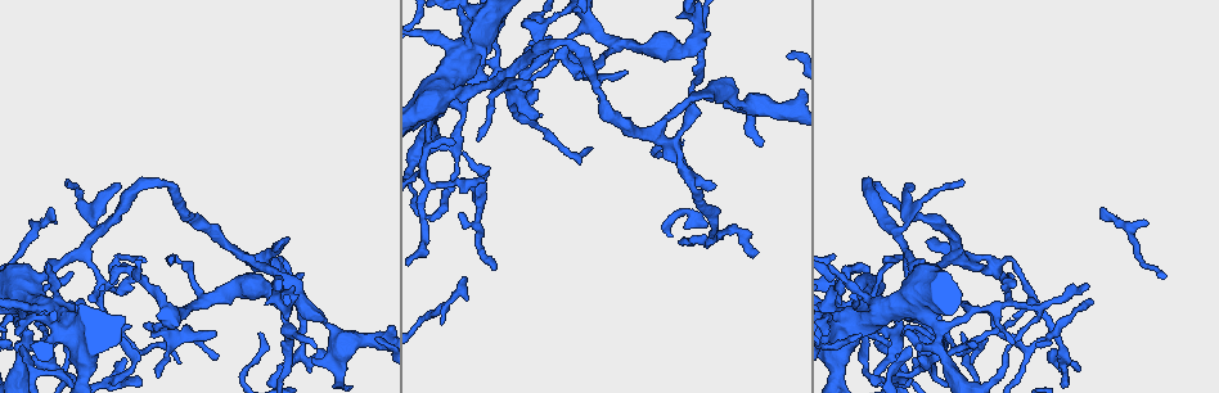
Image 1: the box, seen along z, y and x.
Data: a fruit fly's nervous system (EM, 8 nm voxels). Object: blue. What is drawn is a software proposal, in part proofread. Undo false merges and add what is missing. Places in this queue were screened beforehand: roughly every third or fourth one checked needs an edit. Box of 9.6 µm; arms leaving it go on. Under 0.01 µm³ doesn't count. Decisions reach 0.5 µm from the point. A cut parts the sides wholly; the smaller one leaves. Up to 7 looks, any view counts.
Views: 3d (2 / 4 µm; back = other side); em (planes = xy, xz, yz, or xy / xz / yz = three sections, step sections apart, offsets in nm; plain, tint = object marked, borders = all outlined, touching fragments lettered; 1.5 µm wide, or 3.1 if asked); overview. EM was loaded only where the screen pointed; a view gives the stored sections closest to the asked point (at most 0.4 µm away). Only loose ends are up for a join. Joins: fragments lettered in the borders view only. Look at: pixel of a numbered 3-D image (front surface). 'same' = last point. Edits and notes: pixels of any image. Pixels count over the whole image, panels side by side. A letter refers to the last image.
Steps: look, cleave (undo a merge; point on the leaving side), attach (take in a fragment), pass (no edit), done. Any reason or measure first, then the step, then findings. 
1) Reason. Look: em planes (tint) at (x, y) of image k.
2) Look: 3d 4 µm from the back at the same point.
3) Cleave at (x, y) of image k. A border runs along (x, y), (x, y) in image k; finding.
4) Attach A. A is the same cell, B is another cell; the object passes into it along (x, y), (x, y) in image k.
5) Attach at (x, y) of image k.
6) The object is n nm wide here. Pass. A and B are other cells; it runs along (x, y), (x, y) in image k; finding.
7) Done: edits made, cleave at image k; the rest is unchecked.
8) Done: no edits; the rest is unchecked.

A fork. Look: em planes (borders) at (931, 344) of image 1.

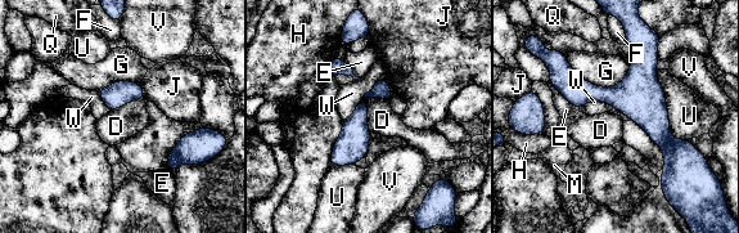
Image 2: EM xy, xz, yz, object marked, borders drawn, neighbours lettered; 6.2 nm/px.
Pass. D, E, F, G, H, J, M, Q, U, V and W are other cells; it runs along (611, 9), (643, 40), (662, 144) in image 2; continuous, no second cell.

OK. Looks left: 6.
Four-way junction. Look: em planes (tint) at (428, 182) of image 1.

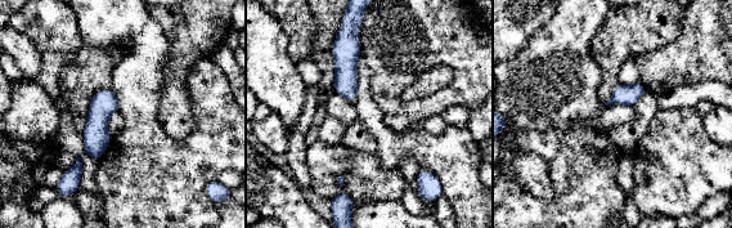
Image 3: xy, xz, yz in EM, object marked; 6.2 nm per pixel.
What lies round it. Look: em planes (borders) at the same point.

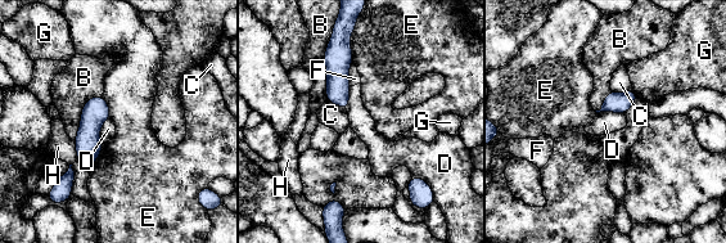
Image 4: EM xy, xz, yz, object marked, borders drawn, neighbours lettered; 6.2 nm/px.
The object is 130 nm wide here. Pass. B, C, D, E, F, G and H are other cells; a border runs along (329, 41), (324, 54), (325, 100) in image 4; all the same cell.

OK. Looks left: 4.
Abrupt turn. Look: em xz step 4 (borders) at (685, 172) of image 1.

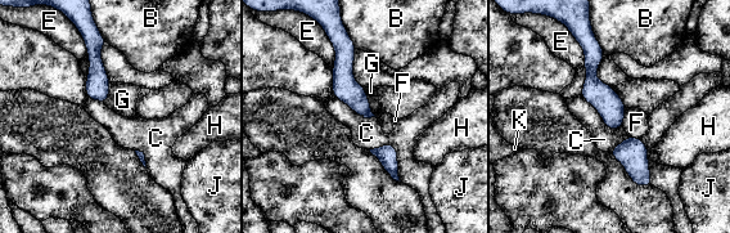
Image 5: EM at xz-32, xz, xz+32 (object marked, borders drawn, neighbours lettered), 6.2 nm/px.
The longest contact is with C, 300 nm. Pass. B, C, E, F, G, H, J and K are other cells; one cell here.

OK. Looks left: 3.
Done: no edits; the rest is unchecked.

